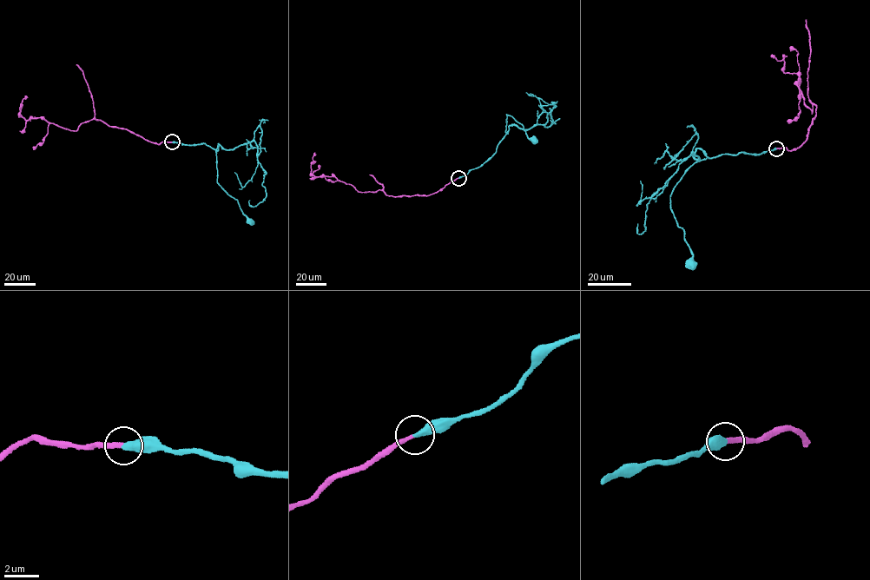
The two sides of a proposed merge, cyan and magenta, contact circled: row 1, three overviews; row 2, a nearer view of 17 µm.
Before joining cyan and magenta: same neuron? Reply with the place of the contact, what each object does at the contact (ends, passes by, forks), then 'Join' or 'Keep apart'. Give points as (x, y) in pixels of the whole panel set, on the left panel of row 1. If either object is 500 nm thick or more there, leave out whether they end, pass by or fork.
Place: (172, 141). At the ring cyan ends. At the ring magenta ends. Join

